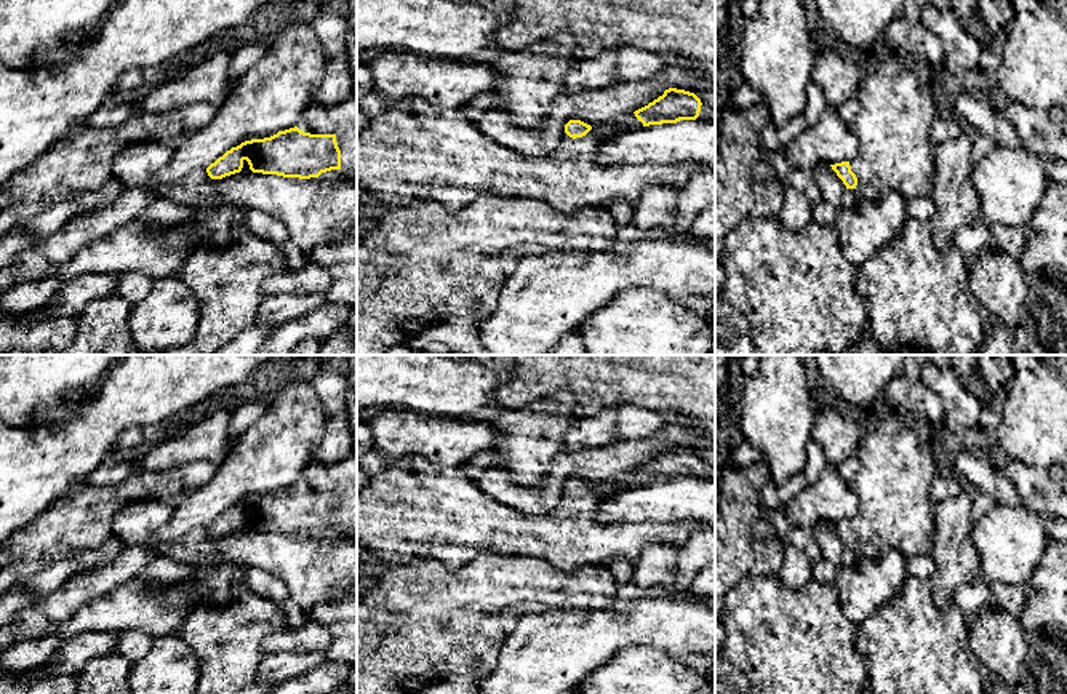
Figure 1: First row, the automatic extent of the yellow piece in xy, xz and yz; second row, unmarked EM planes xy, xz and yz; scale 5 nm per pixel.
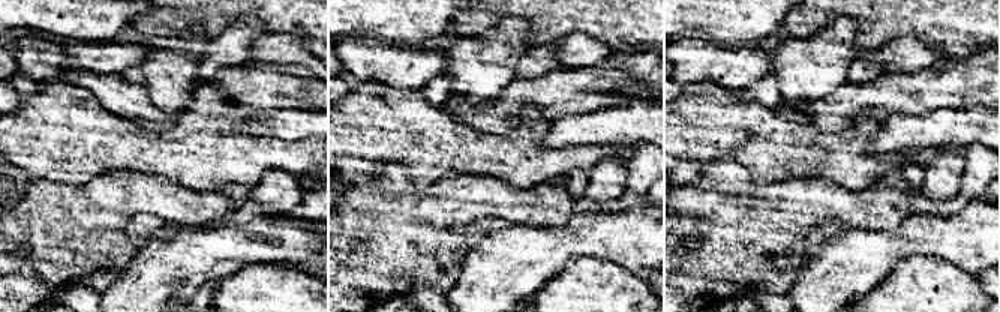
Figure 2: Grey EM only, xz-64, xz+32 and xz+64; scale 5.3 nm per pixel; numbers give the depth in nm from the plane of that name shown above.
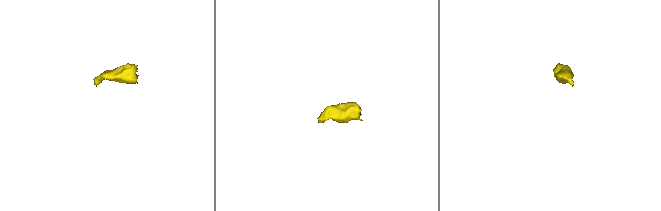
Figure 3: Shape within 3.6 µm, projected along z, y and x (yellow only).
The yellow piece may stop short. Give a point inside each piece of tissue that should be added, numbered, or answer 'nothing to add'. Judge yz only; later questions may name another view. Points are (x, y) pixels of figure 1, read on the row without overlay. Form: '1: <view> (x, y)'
1: yz (893, 483)

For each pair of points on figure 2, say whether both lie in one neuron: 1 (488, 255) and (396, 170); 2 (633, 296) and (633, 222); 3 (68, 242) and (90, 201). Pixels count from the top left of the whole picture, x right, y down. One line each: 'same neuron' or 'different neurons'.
1: different neurons
2: different neurons
3: same neuron

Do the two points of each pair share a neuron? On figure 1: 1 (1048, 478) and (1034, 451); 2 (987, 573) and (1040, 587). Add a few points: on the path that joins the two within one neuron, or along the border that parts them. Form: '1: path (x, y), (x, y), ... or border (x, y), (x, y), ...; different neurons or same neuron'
1: border (1011, 459), (1031, 466), (1050, 466); different neurons
2: border (1043, 550), (1026, 586); different neurons

